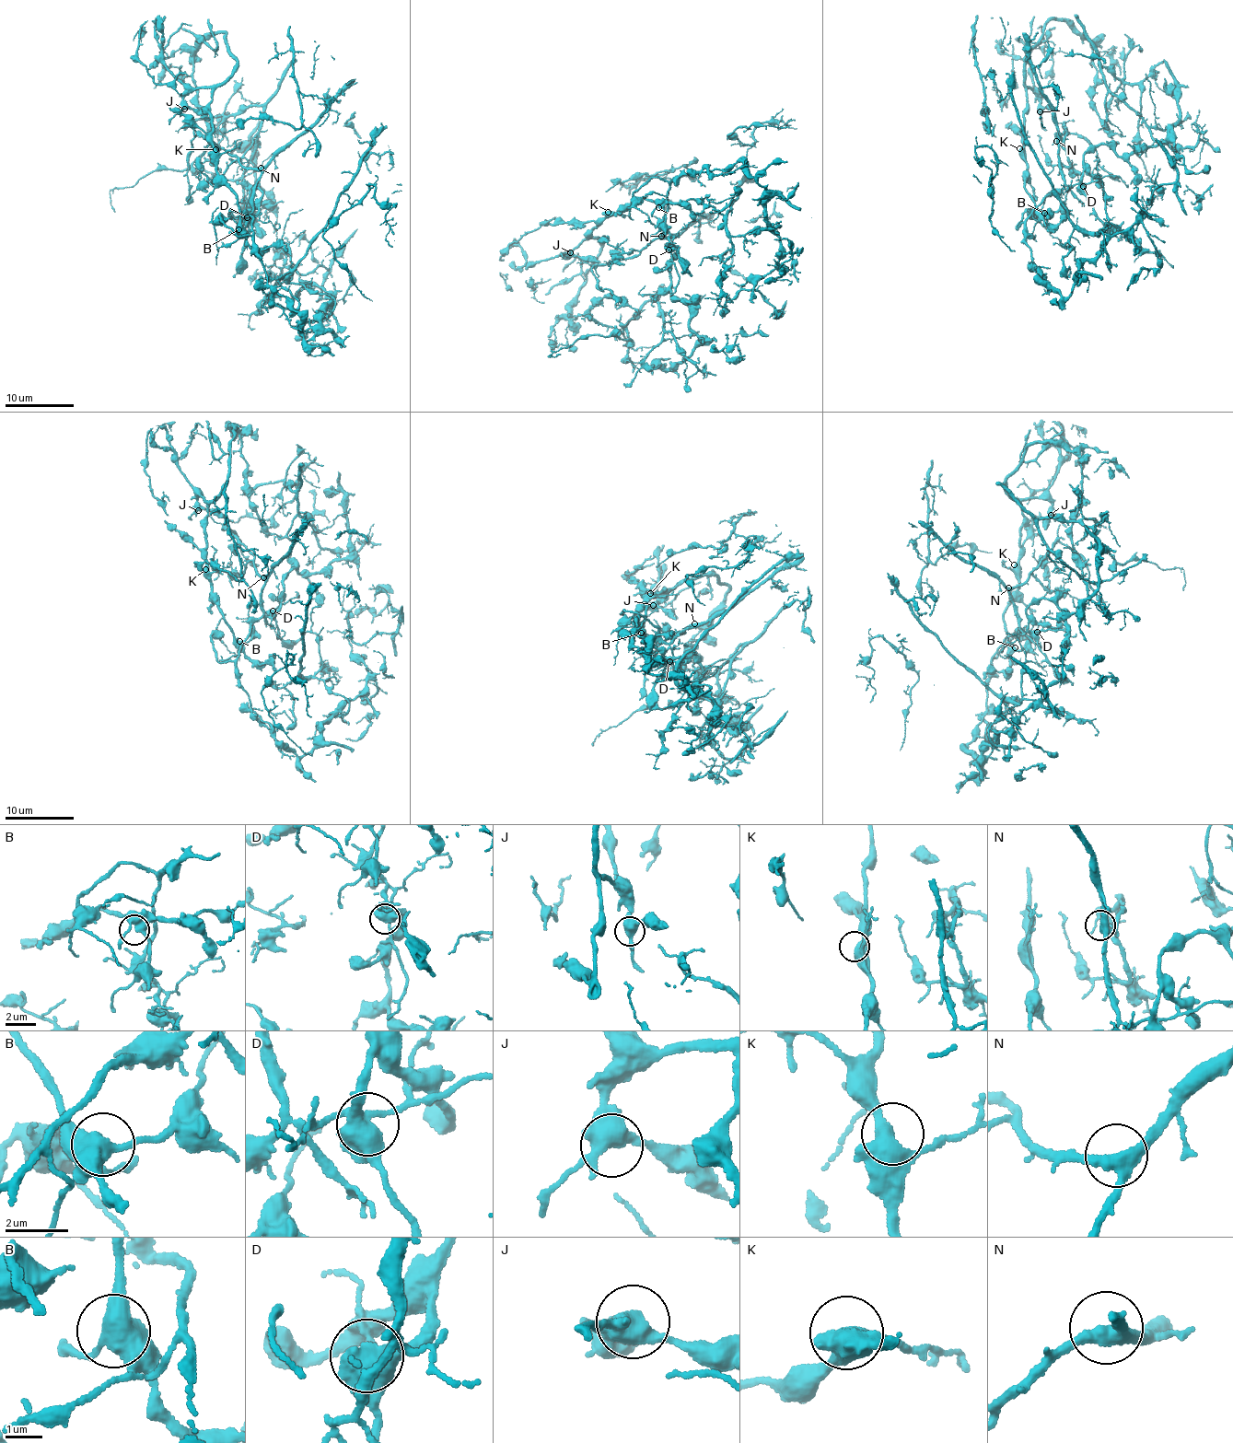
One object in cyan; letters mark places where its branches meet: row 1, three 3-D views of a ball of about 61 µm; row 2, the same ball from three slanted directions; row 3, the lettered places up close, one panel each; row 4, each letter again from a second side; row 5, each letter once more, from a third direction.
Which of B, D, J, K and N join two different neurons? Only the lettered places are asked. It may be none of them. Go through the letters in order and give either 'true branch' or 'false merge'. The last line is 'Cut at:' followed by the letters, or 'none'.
B: true branch
D: true branch
J: true branch
K: true branch
N: true branch
Cut at: none

